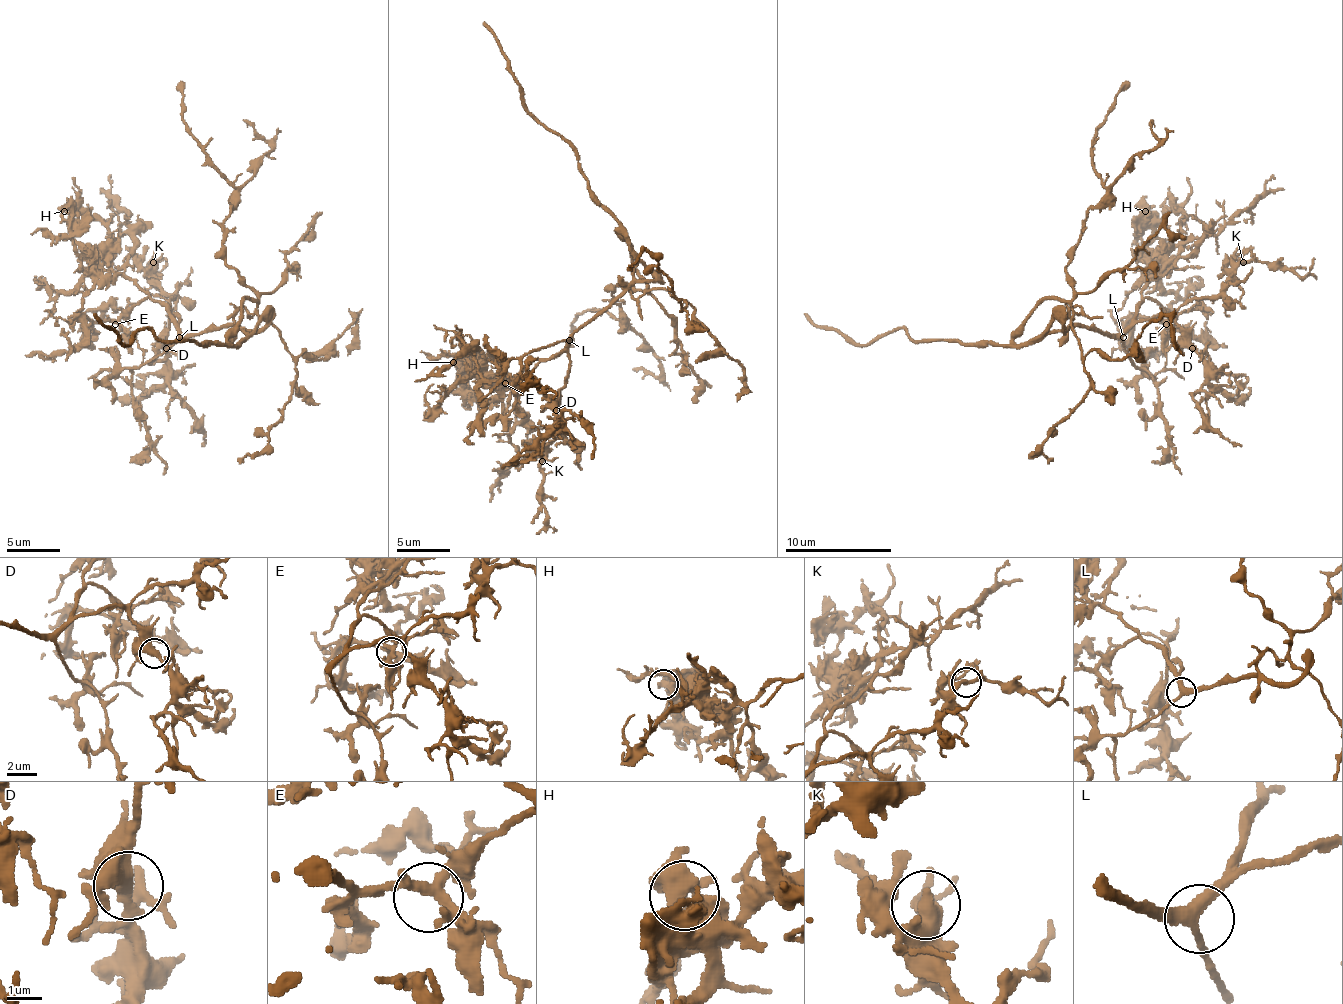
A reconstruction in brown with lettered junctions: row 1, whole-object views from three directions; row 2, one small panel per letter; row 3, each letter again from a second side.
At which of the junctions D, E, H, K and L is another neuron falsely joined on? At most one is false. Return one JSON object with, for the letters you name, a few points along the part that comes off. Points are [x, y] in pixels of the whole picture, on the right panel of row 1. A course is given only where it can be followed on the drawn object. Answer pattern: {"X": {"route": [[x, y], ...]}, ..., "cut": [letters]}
{"H": {"route": [[1144, 211], [1144, 219], [1152, 230], [1150, 249], [1171, 249], [1187, 238], [1216, 235]]}, "cut": ["H"]}

